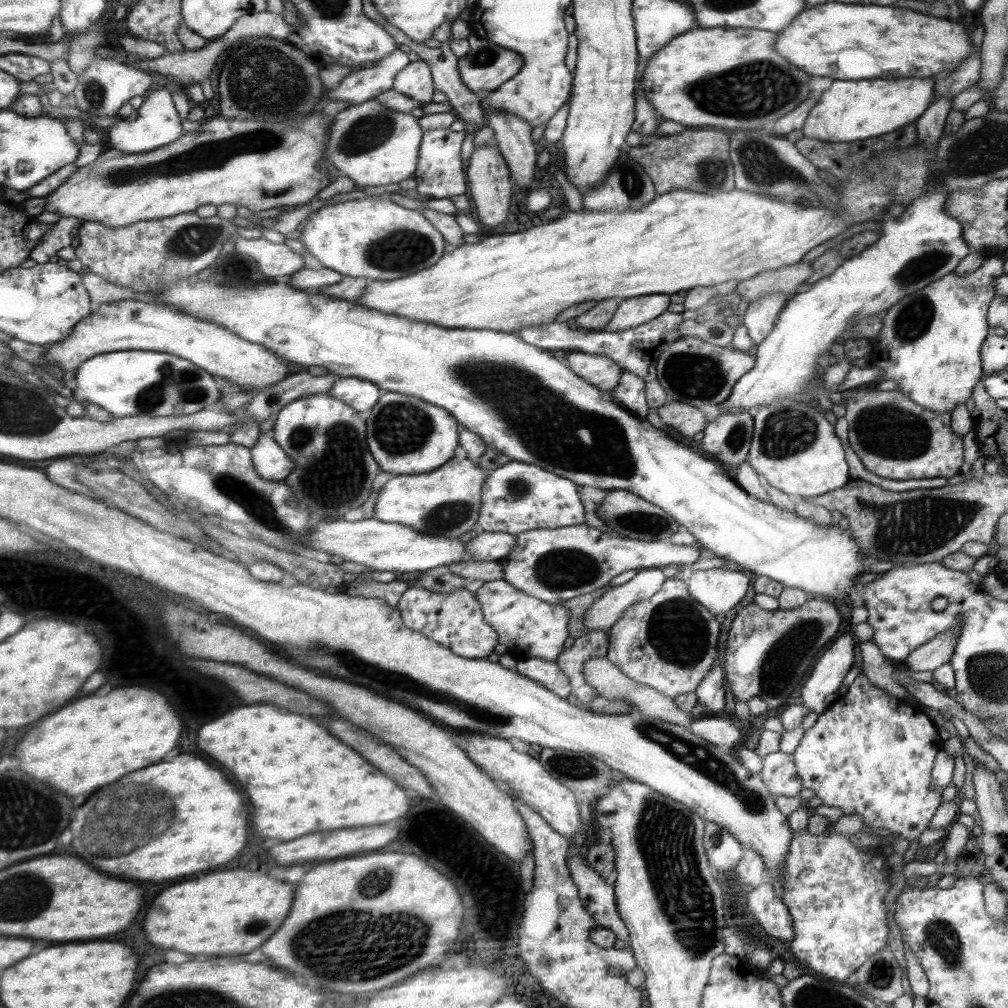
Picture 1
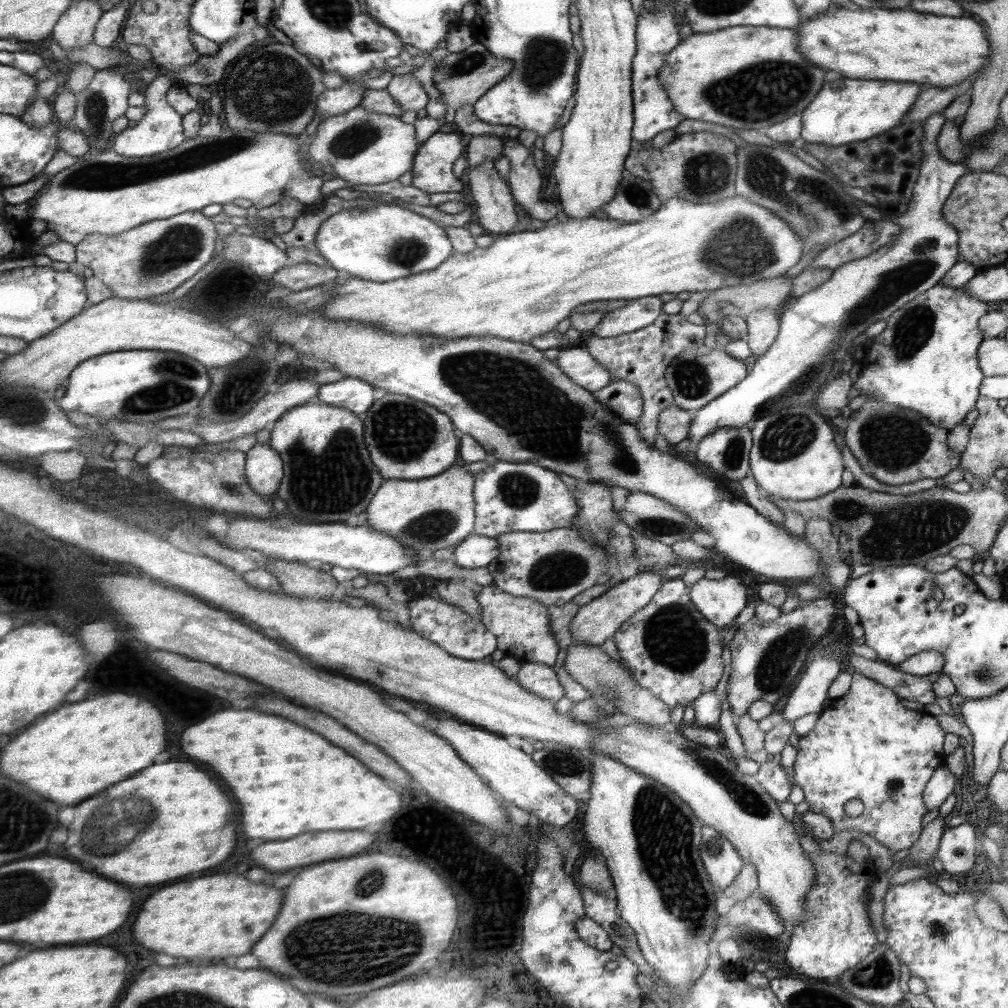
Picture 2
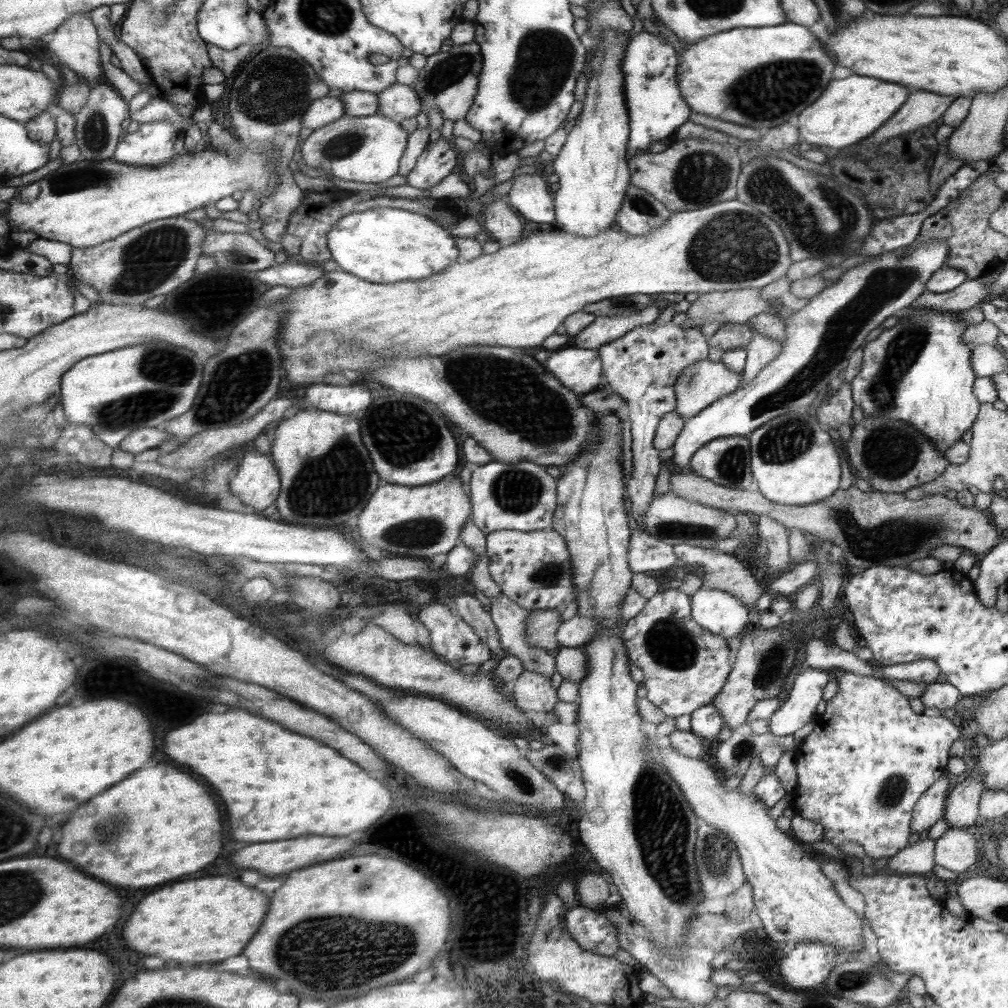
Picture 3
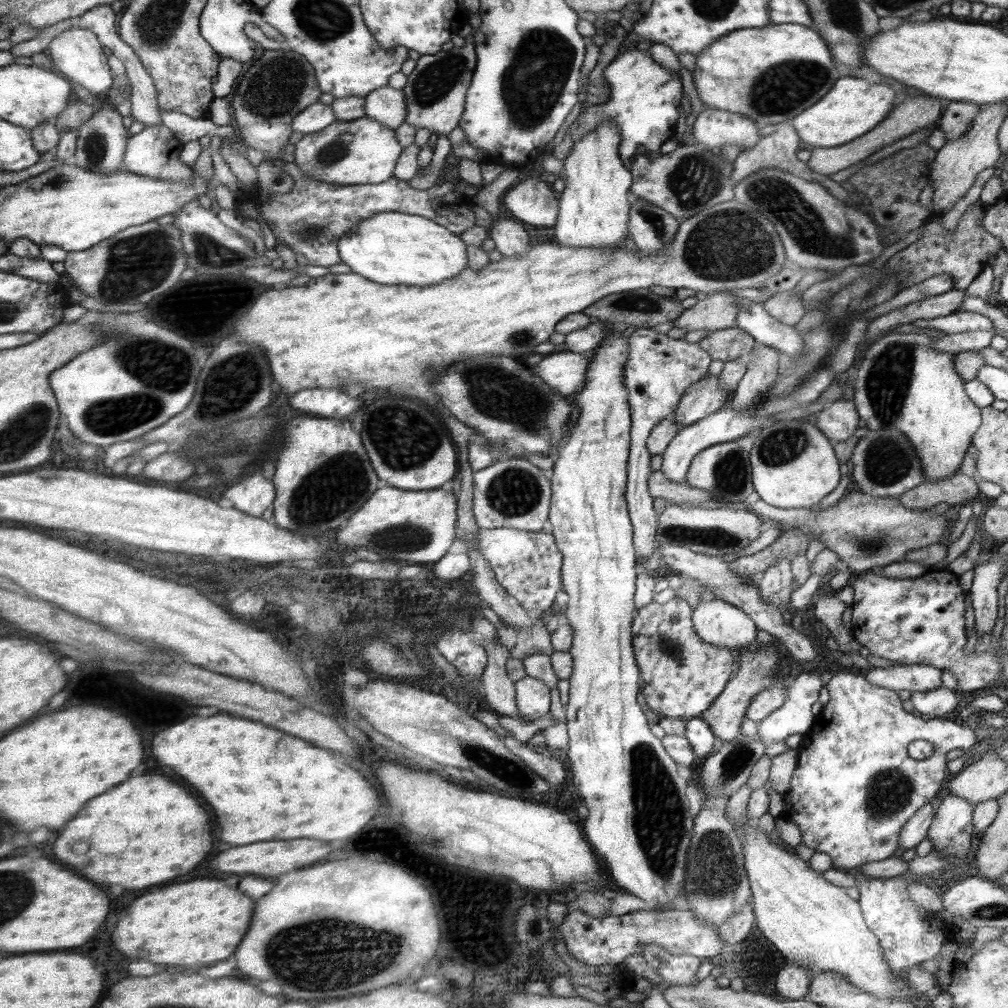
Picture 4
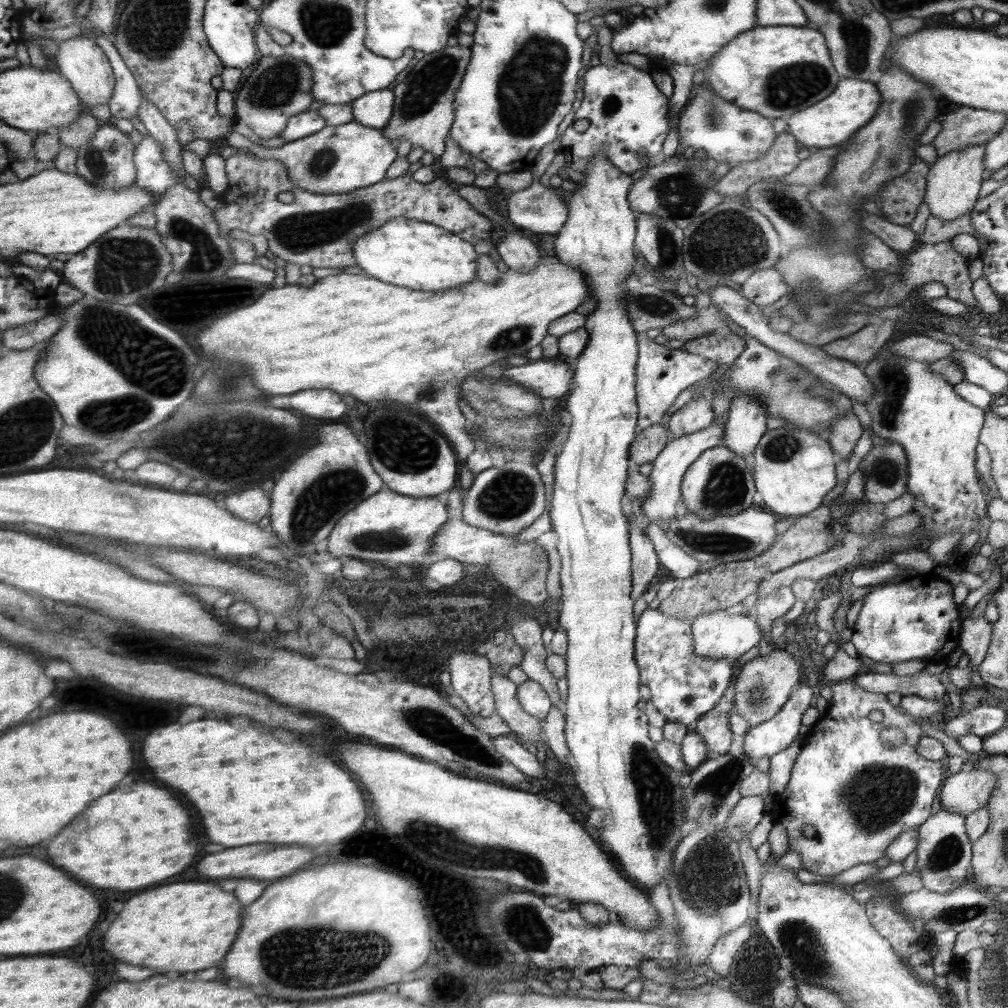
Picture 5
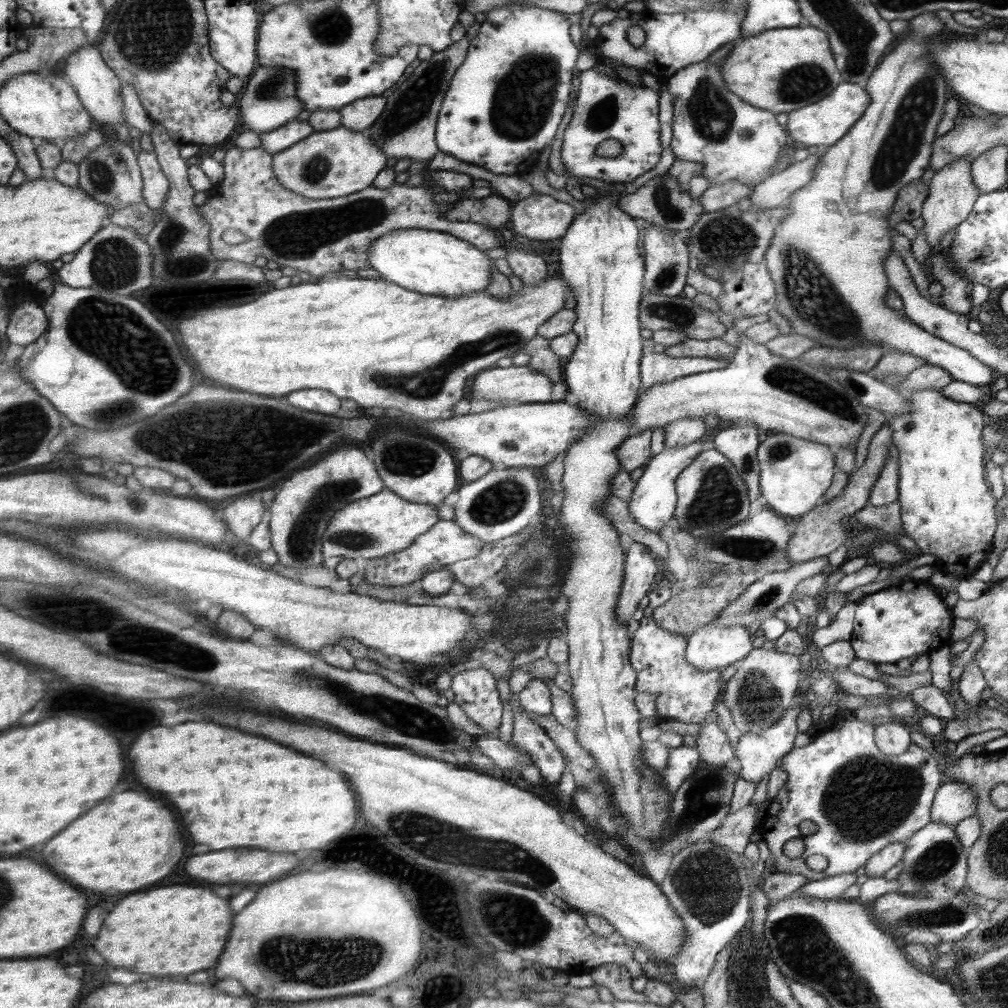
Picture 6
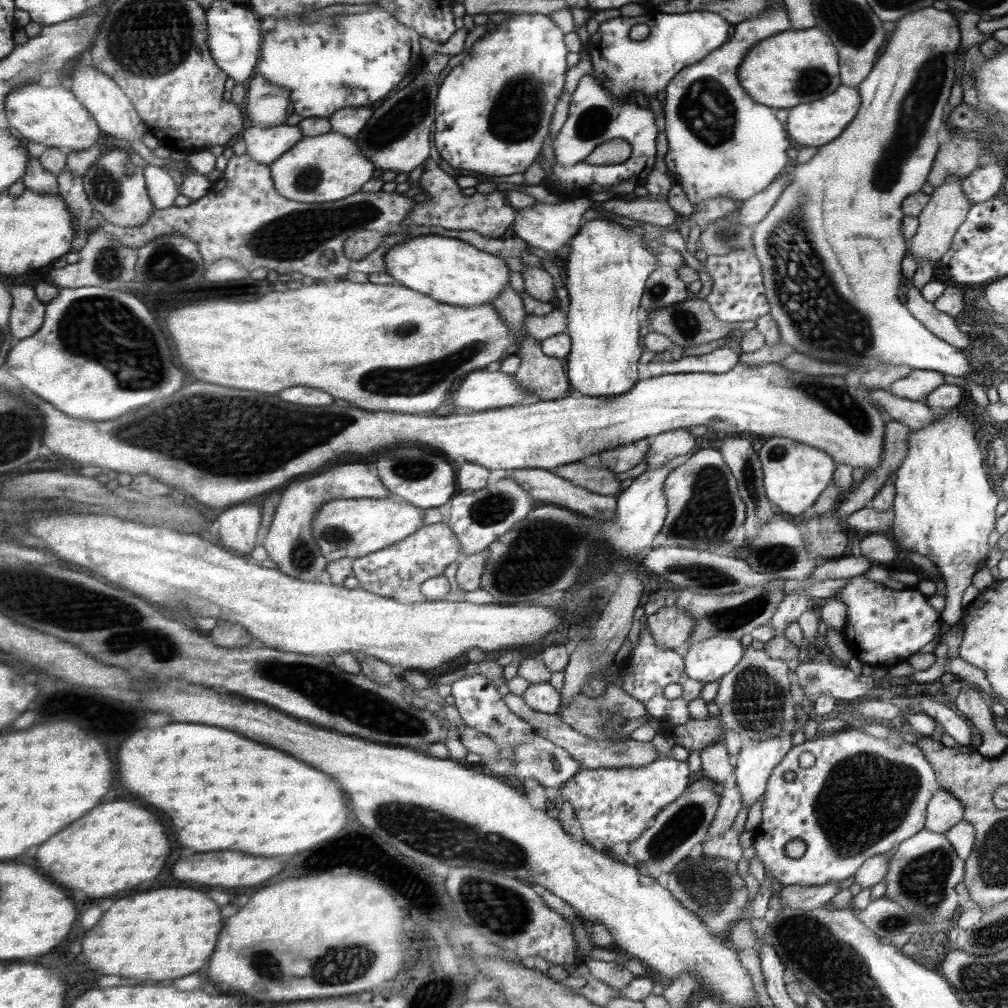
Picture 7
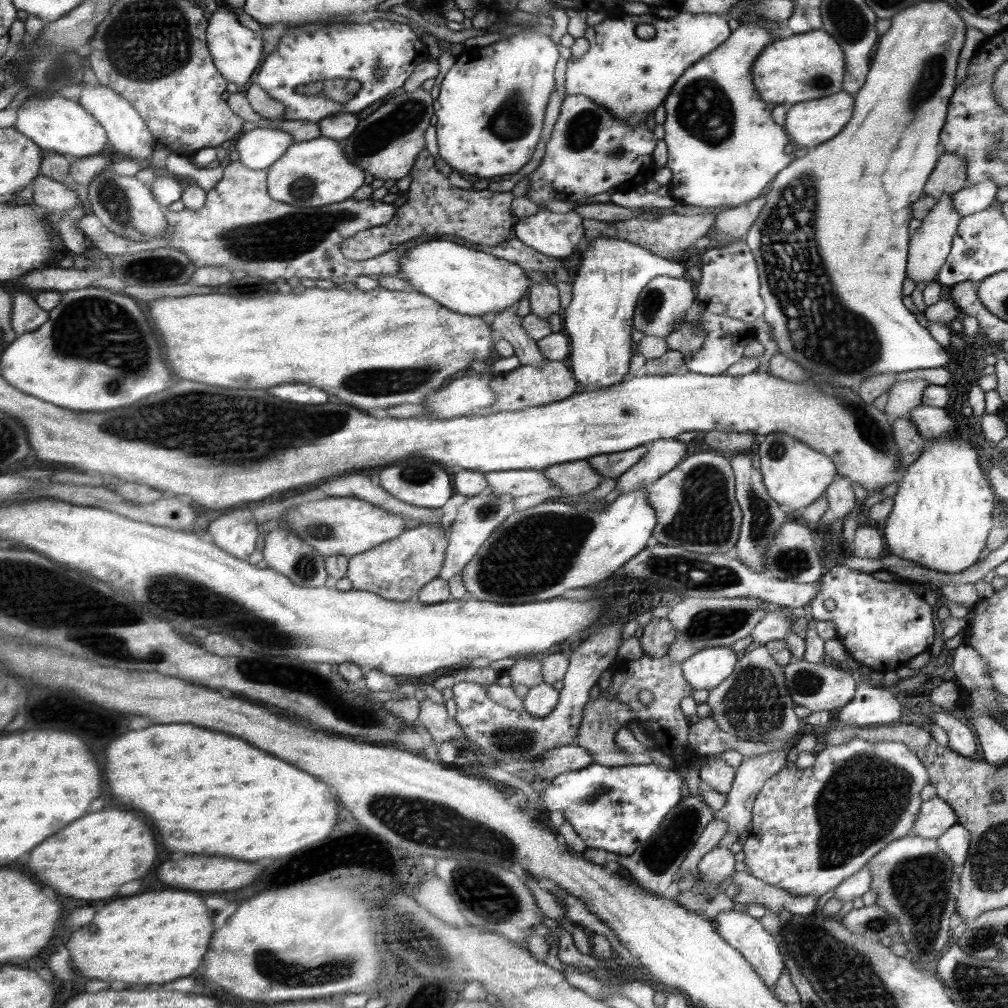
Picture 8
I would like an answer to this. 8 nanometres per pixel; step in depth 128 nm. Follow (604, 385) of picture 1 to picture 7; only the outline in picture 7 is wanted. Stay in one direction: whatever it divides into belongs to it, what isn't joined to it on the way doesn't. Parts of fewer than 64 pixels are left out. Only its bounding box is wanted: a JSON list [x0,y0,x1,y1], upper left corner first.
[449,370,528,412]

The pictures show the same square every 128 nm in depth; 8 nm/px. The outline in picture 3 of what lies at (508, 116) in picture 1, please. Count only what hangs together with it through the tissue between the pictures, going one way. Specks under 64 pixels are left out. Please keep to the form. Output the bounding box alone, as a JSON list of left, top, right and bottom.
[507,175,554,224]

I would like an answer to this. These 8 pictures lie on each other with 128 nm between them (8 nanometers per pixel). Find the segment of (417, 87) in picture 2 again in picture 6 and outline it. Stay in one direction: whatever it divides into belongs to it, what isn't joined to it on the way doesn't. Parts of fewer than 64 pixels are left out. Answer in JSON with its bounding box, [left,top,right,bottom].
[339,95,386,132]

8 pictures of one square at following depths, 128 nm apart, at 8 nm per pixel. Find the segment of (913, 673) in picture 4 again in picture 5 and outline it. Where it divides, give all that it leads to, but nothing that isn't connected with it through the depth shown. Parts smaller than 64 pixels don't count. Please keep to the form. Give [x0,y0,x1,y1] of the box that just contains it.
[853,669,947,701]

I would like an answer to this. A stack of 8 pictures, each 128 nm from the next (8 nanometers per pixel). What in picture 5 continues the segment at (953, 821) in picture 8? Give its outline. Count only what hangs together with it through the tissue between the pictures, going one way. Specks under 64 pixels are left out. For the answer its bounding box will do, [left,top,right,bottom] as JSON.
[940,767,997,818]

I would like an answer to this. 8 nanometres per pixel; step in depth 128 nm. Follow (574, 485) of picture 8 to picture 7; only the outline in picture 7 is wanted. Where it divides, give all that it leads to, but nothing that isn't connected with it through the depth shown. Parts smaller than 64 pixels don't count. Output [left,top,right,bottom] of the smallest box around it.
[556,461,621,497]

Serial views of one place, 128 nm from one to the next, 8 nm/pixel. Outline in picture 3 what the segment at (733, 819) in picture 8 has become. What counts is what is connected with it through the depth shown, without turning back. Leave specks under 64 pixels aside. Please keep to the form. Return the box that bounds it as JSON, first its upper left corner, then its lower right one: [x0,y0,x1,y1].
[769,668,830,736]

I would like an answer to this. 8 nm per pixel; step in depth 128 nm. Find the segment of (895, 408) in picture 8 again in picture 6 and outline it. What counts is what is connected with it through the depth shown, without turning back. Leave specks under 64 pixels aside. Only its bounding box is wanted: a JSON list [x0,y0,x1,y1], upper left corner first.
[896,363,952,393]

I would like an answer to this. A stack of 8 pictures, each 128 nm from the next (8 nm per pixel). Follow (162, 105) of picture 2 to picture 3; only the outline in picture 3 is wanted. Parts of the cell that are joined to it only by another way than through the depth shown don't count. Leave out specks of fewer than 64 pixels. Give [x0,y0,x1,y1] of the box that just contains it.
[115,120,185,167]

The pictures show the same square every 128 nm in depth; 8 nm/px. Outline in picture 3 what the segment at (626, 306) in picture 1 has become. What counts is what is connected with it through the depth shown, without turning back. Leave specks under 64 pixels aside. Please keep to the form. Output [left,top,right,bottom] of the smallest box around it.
[569,301,663,350]

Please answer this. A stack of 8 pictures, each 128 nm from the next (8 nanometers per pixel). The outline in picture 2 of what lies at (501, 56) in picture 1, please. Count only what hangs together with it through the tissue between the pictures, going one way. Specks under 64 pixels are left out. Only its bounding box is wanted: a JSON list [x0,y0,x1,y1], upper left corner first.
[433,40,513,110]

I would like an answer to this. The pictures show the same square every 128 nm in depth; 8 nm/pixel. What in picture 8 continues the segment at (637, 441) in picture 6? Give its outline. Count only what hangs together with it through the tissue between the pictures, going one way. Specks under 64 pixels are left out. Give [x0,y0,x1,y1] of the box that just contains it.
[587,444,652,478]

